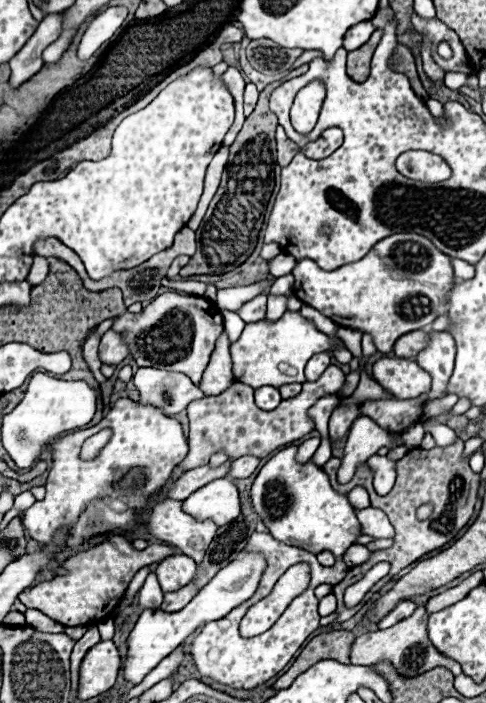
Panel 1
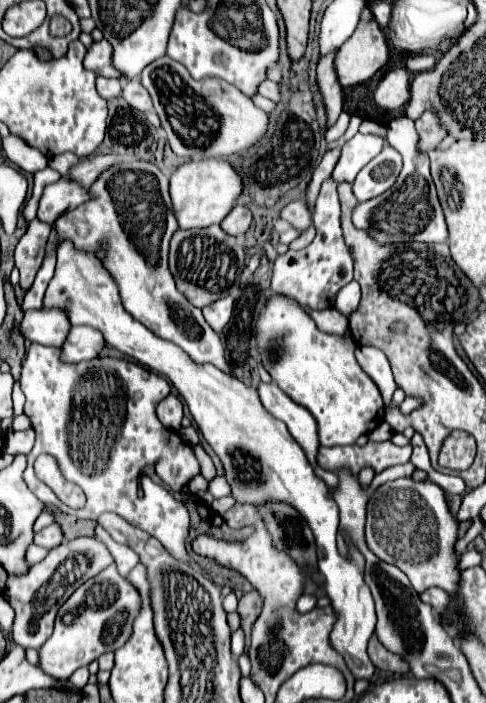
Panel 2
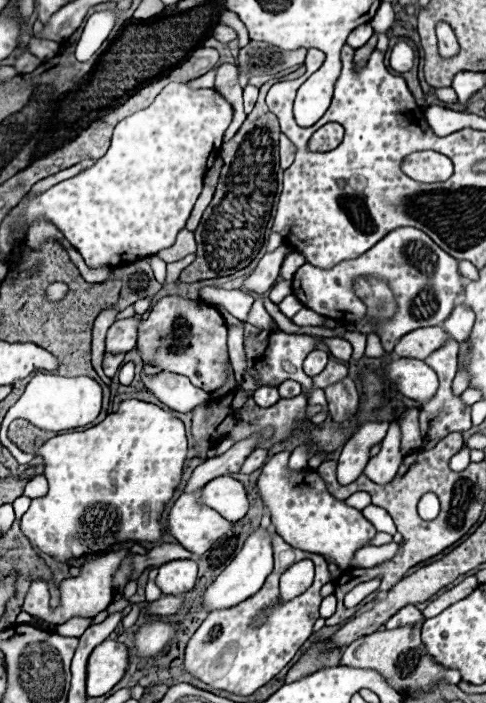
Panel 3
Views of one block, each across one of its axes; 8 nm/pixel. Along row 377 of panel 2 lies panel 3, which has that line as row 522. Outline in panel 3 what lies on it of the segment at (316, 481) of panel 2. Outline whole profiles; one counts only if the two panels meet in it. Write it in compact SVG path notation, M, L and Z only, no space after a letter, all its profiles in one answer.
M200 492L182 494L172 504L168 518L166 518L166 530L188 552L202 556L204 552L208 552L212 548L212 544L220 536L228 534L228 530L234 524L224 520L212 508L198 504L196 502L198 496L200 496Z

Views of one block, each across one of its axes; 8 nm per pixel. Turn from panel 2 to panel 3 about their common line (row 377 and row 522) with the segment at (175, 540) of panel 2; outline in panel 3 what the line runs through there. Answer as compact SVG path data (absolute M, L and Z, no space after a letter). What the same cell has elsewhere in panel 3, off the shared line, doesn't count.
M134 398L122 400L118 410L108 414L98 426L84 432L54 436L38 450L46 462L44 476L48 478L50 490L44 498L32 500L28 512L20 520L22 532L36 548L60 562L82 558L88 552L106 552L126 540L156 542L164 534L164 524L160 522L162 512L180 482L186 452L188 442L184 424L176 416L156 404Z

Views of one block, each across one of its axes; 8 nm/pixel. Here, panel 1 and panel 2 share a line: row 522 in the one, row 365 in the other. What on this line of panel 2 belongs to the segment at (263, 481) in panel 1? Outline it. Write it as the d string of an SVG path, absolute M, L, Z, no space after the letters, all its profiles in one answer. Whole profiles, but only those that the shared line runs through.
M274 296L266 304L256 324L256 342L262 364L272 380L314 416L322 446L354 444L384 420L380 390L354 358L356 342L346 336L320 332L314 320L294 300Z

